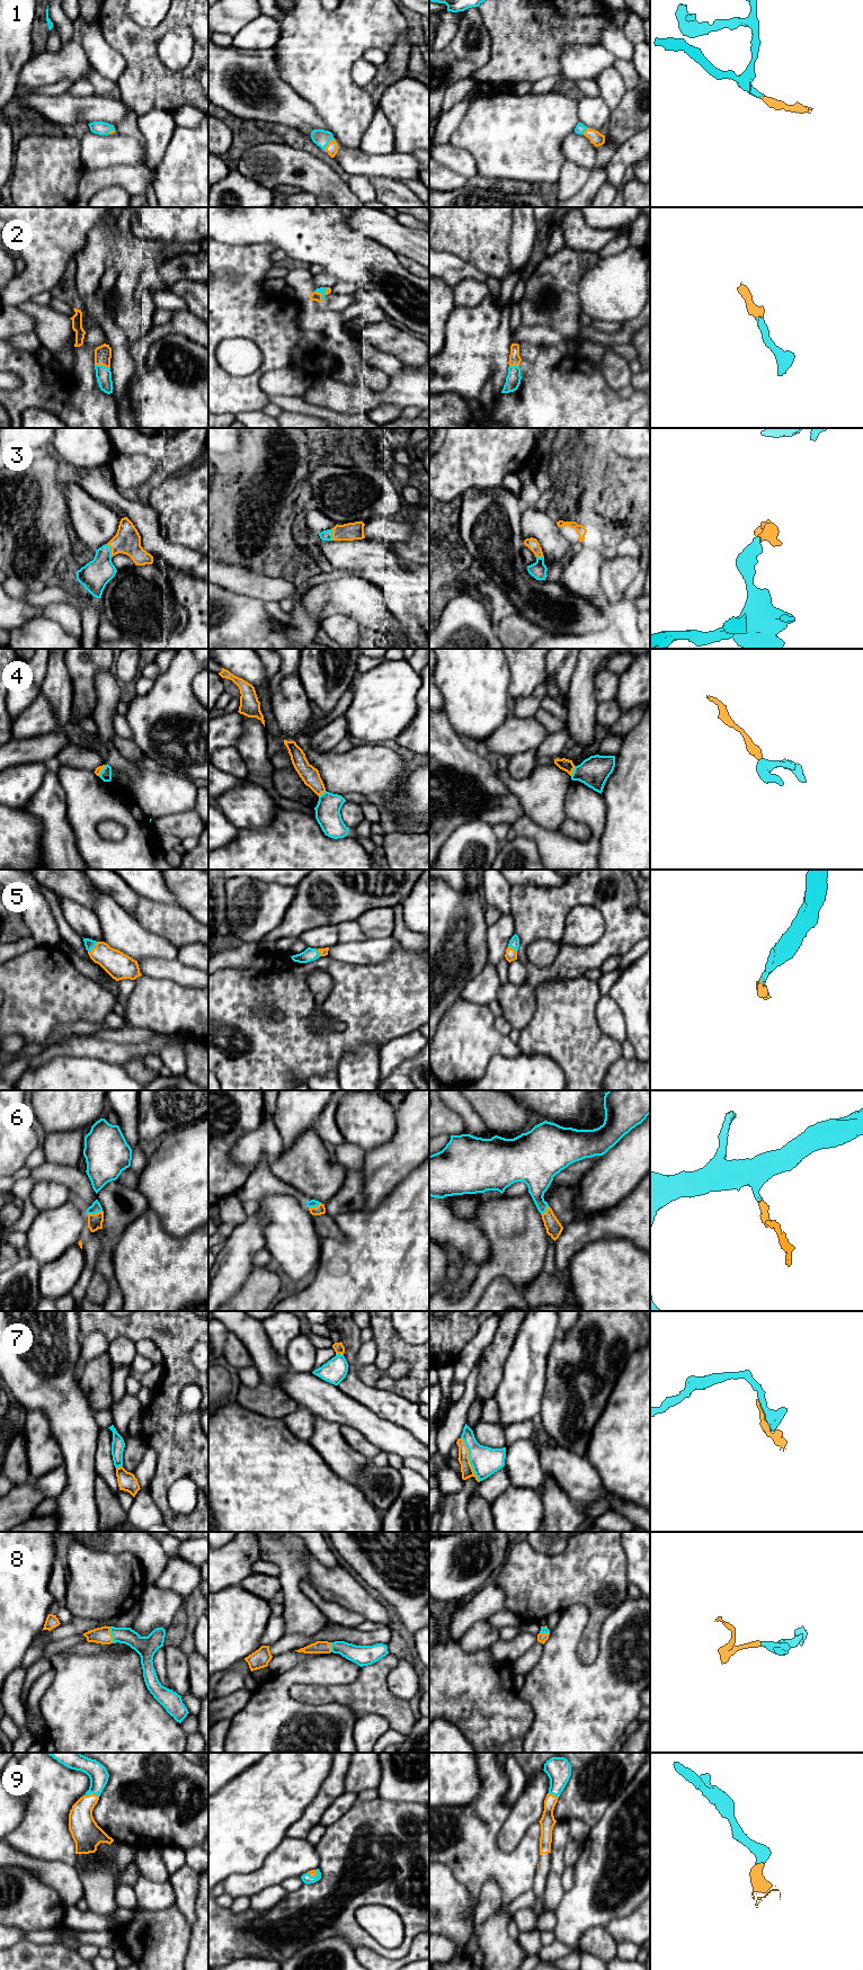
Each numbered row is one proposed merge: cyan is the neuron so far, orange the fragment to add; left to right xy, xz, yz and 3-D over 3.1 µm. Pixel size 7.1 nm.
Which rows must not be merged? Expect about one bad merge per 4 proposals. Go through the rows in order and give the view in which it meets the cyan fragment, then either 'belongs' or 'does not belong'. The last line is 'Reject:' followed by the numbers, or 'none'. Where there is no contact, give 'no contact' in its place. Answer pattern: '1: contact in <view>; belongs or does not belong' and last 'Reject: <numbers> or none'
1: contact in xz; belongs
2: contact in xy; belongs
3: contact in xy; belongs
4: contact in yz; belongs
5: contact in xy; belongs
6: contact in xy; belongs
7: contact in yz; does not belong
8: contact in xy; belongs
9: contact in xy; belongs
Reject: 7

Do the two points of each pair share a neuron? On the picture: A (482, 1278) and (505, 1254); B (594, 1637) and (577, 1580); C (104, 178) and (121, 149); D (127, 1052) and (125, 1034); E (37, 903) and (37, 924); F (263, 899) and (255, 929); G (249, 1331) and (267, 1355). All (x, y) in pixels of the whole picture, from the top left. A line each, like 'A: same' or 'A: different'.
A: same
B: same
C: different
D: different
E: same
F: same
G: same

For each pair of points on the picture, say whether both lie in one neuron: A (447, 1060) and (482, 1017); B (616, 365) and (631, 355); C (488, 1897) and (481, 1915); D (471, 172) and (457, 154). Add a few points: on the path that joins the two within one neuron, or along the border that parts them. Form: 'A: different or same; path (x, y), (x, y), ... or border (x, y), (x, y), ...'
A: same; path (457, 1050), (472, 1027)
B: different; border (614, 353), (629, 362)
C: same; path (488, 1901), (483, 1910)
D: same; path (468, 168), (459, 159)

